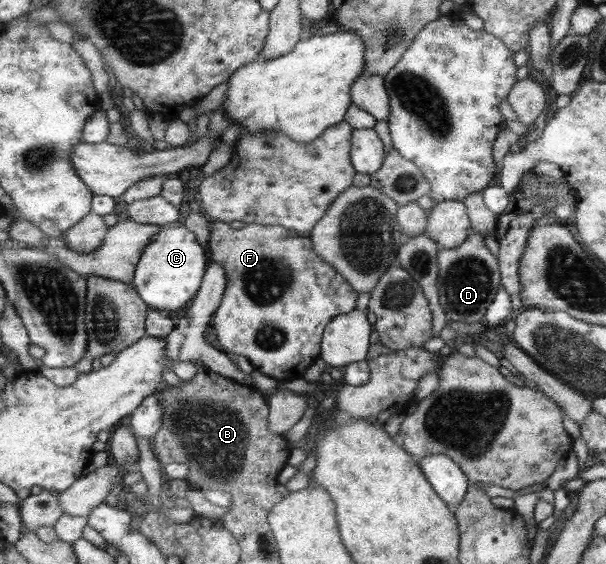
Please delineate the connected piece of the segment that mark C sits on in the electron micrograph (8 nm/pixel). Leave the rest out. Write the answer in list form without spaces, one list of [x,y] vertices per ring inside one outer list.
[[[179,223],[162,226],[140,255],[132,285],[149,308],[163,312],[178,310],[196,296],[209,263],[208,249],[198,243],[194,231]]]

